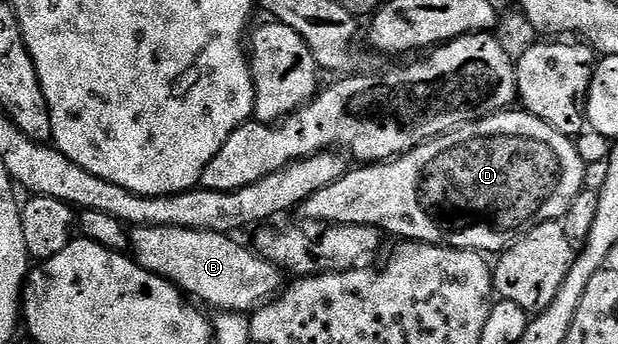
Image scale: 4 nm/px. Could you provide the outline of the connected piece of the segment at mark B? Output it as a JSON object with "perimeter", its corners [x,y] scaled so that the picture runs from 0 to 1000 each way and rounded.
{"perimeter":[[[218,657],[209,672],[209,724],[223,770],[270,808],[309,869],[322,866],[314,872],[335,878],[353,907],[409,907],[458,840],[460,797],[382,695],[371,680],[290,657]]]}

